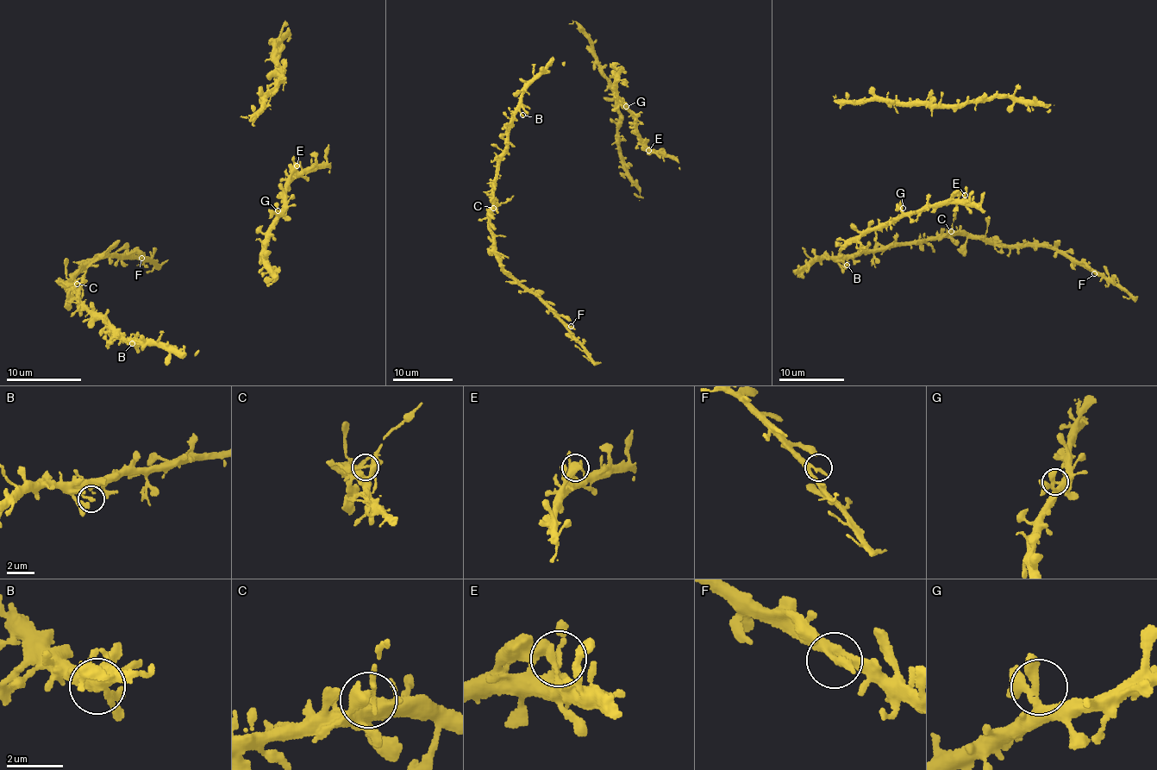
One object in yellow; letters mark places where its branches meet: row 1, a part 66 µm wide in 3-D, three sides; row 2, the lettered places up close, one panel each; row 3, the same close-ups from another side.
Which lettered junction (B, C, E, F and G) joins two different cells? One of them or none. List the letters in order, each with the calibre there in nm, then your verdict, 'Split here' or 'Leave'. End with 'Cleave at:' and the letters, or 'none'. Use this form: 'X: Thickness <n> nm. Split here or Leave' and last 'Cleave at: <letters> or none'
B: Thickness 200 nm. Leave
C: Thickness 160 nm. Split here
E: Thickness 220 nm. Leave
F: Thickness 280 nm. Leave
G: Thickness 360 nm. Leave
Cleave at: C

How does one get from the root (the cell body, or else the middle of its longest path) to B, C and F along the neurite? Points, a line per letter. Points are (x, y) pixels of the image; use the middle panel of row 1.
B: (565, 63), (552, 61), (528, 86), (522, 96), (522, 115)
C: (565, 63), (552, 61), (522, 96), (509, 132), (508, 150), (498, 164), (494, 207)
F: (565, 63), (552, 61), (522, 96), (509, 132), (508, 150), (498, 164), (489, 233), (500, 265), (571, 326)

